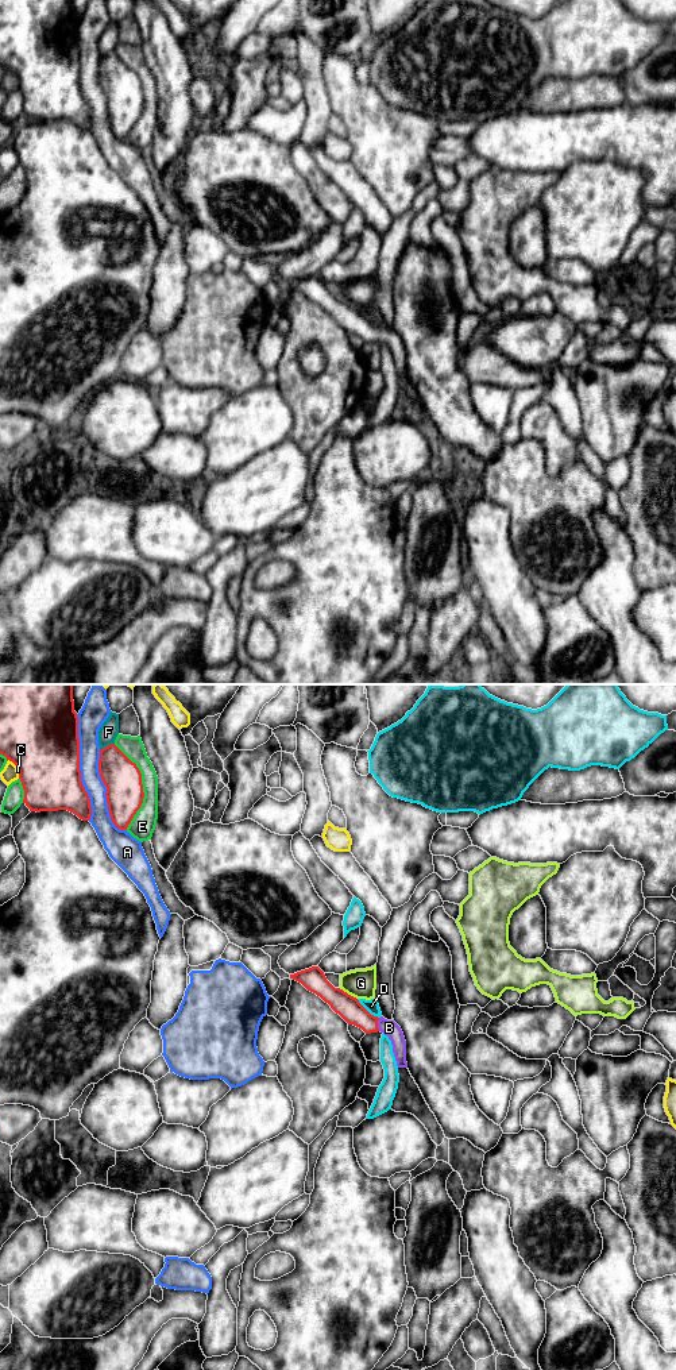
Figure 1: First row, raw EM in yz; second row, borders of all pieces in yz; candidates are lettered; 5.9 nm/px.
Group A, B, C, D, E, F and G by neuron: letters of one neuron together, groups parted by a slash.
A / B / C / D / E / F / G

